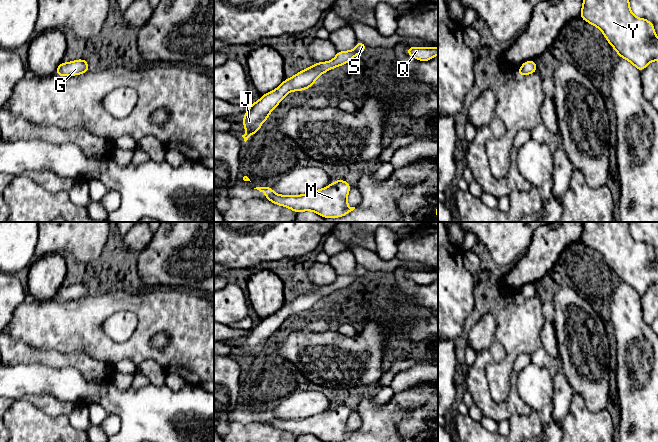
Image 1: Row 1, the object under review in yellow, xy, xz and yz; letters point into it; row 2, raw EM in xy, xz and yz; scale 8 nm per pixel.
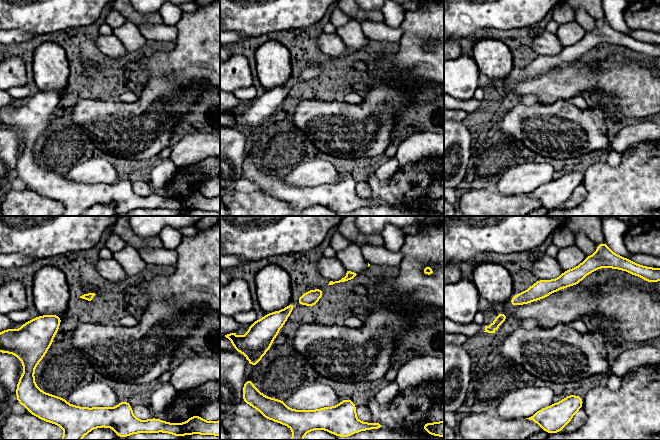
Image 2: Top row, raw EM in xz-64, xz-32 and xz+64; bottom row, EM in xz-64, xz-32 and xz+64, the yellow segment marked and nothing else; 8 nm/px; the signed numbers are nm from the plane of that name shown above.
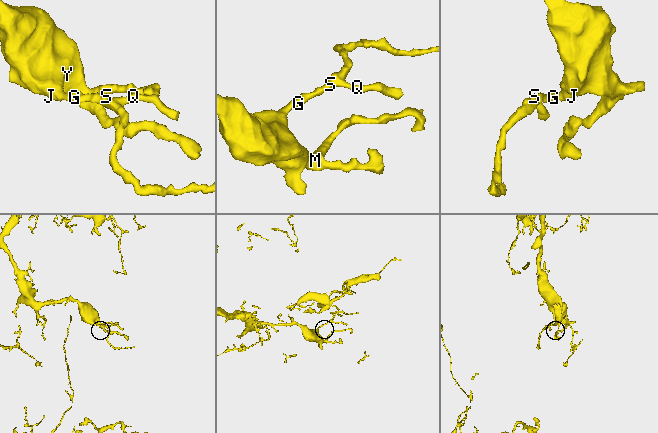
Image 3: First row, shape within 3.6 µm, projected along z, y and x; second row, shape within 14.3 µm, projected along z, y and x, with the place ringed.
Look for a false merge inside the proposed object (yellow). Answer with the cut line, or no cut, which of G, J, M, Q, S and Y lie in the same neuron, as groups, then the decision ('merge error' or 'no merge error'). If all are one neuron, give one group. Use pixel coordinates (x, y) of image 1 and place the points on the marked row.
no cut | G J M Q S Y | no merge error

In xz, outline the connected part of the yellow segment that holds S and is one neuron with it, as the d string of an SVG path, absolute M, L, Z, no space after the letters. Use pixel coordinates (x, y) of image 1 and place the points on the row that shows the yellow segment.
M357 41L354 50L338 51L331 61L318 62L308 69L298 72L292 78L286 78L275 90L262 95L256 103L248 106L247 112L244 113L242 125L247 129L247 132L242 135L244 141L246 142L251 135L262 129L260 123L268 120L271 111L278 106L290 91L311 88L322 73L350 62L356 55L363 54L366 48L367 46L363 42Z

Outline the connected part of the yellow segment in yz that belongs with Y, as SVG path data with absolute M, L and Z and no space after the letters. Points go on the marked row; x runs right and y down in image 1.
M583 0L580 17L599 28L609 44L616 50L619 57L631 62L640 72L654 60L658 60L658 37L654 31L653 23L644 18L633 15L629 6L629 0Z

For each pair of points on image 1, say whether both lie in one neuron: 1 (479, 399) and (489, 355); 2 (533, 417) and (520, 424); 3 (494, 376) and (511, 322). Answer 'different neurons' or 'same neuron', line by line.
1: same neuron
2: same neuron
3: same neuron

